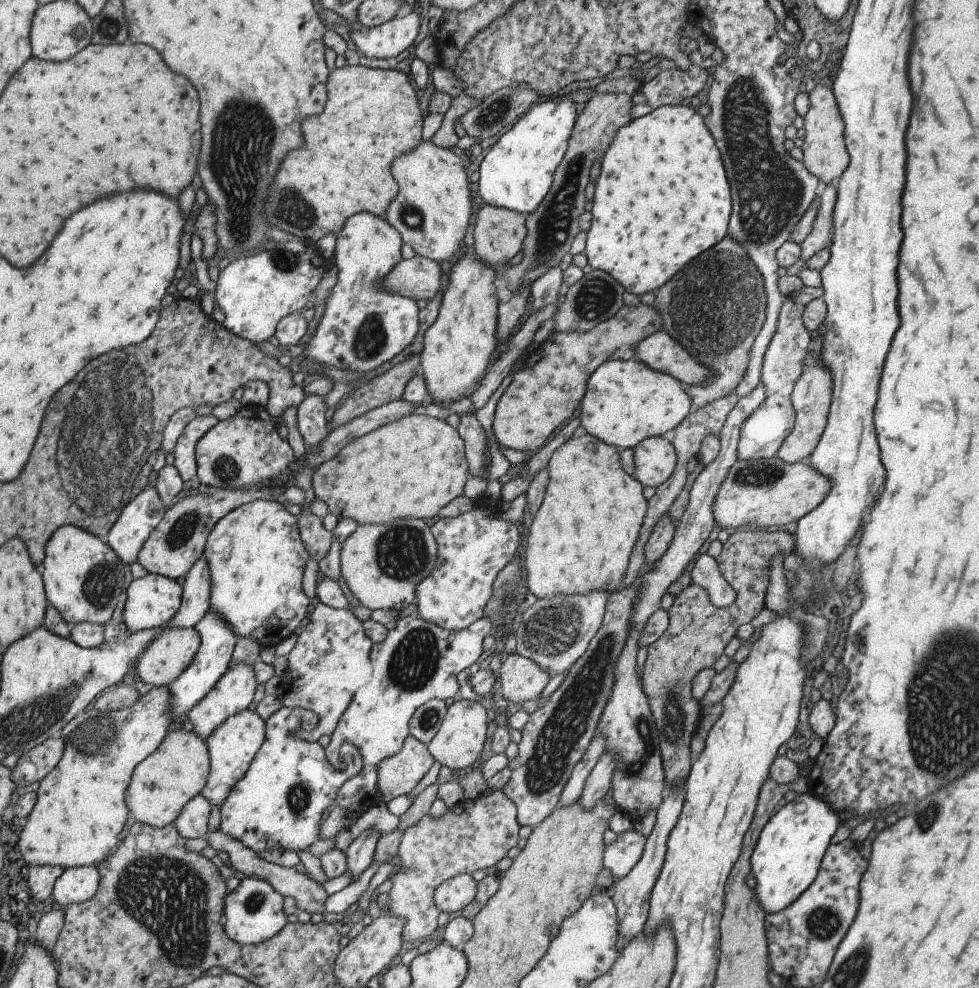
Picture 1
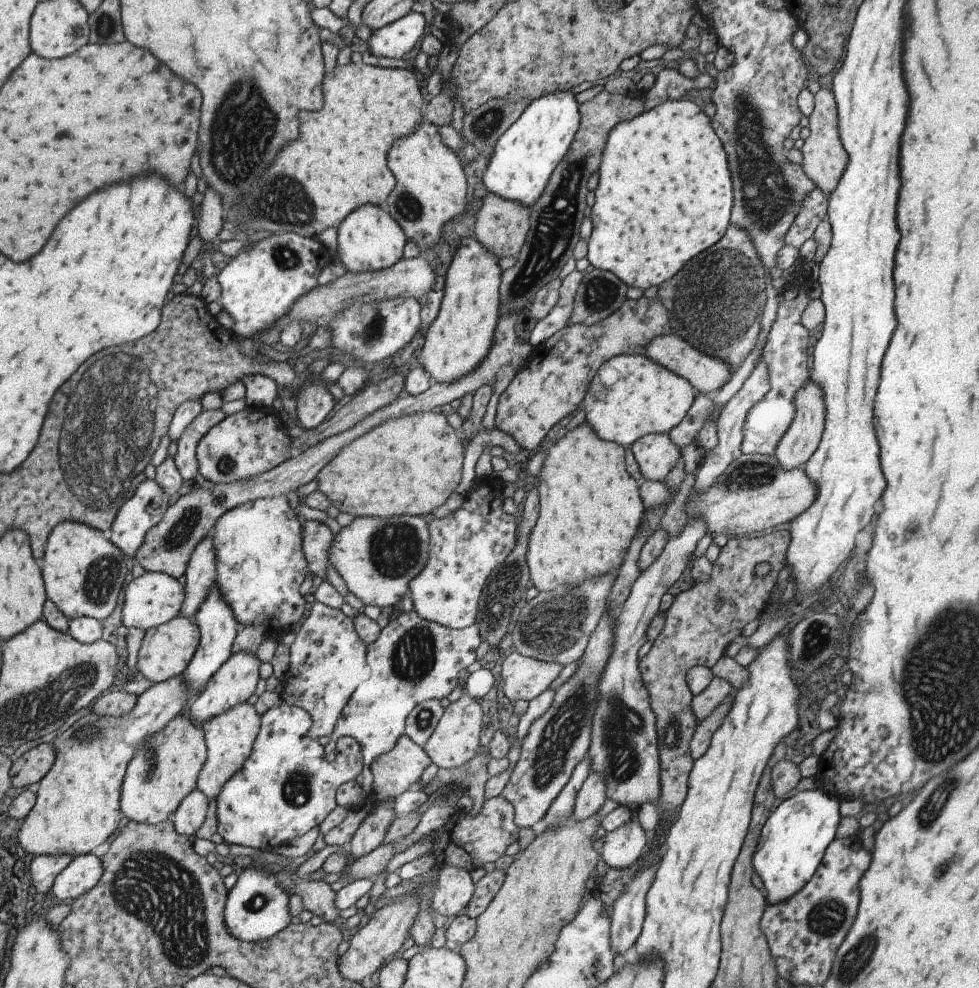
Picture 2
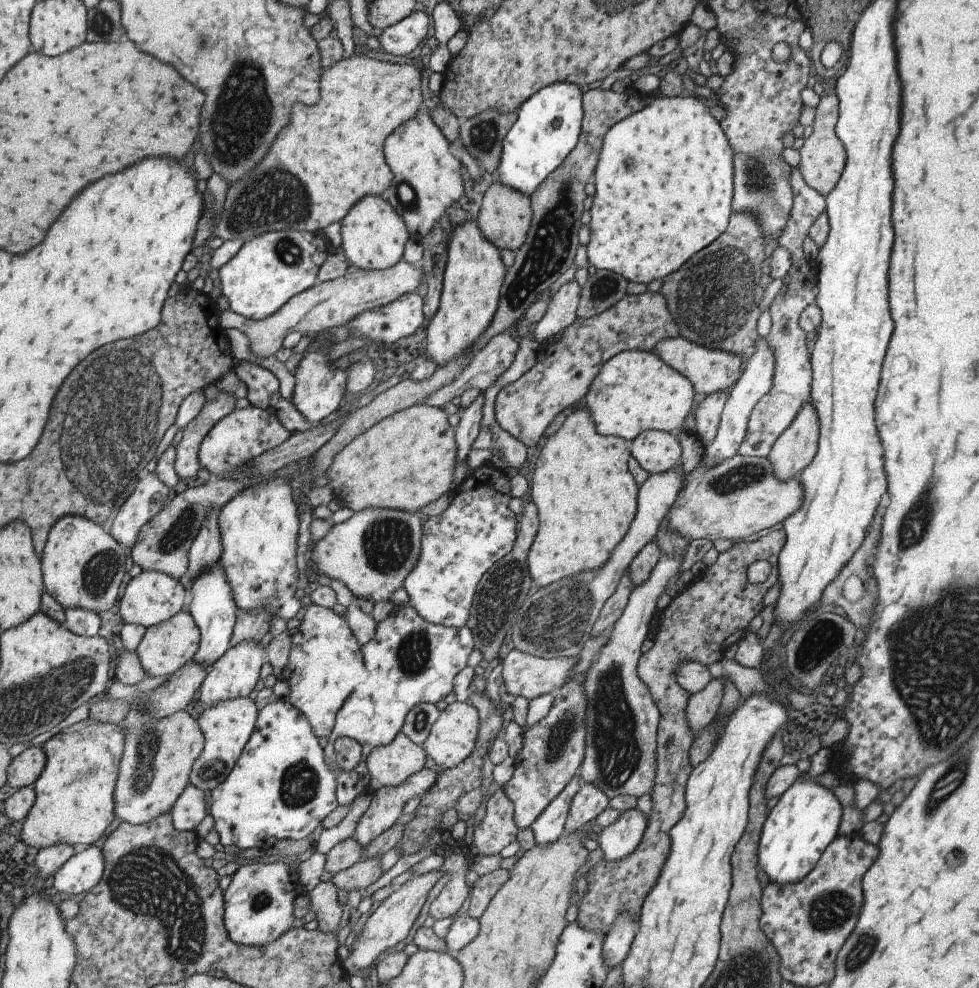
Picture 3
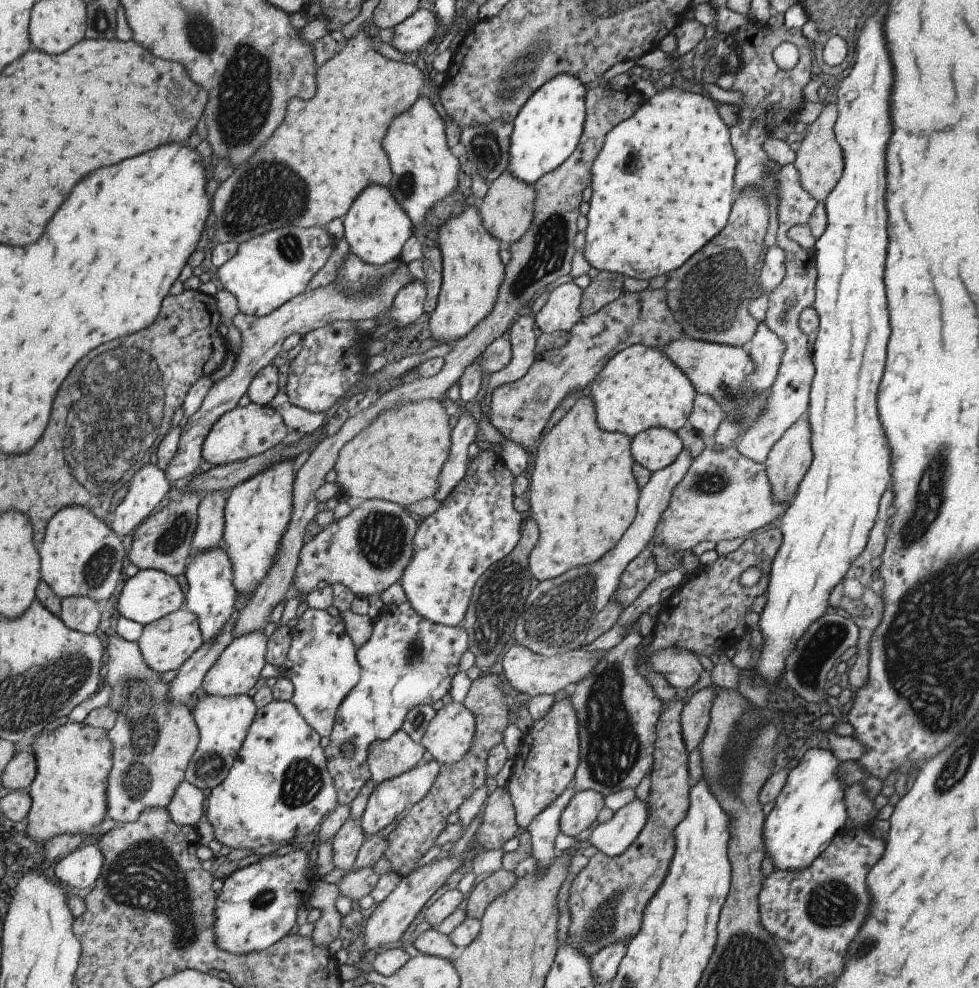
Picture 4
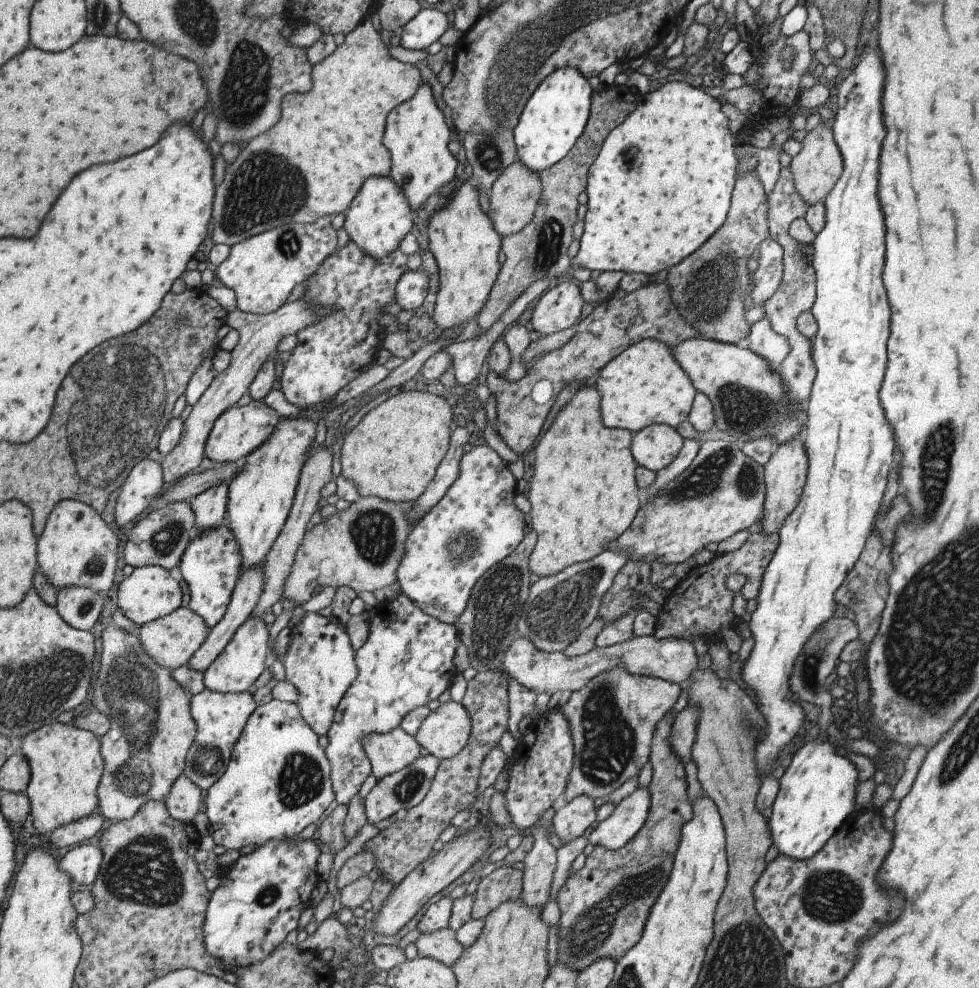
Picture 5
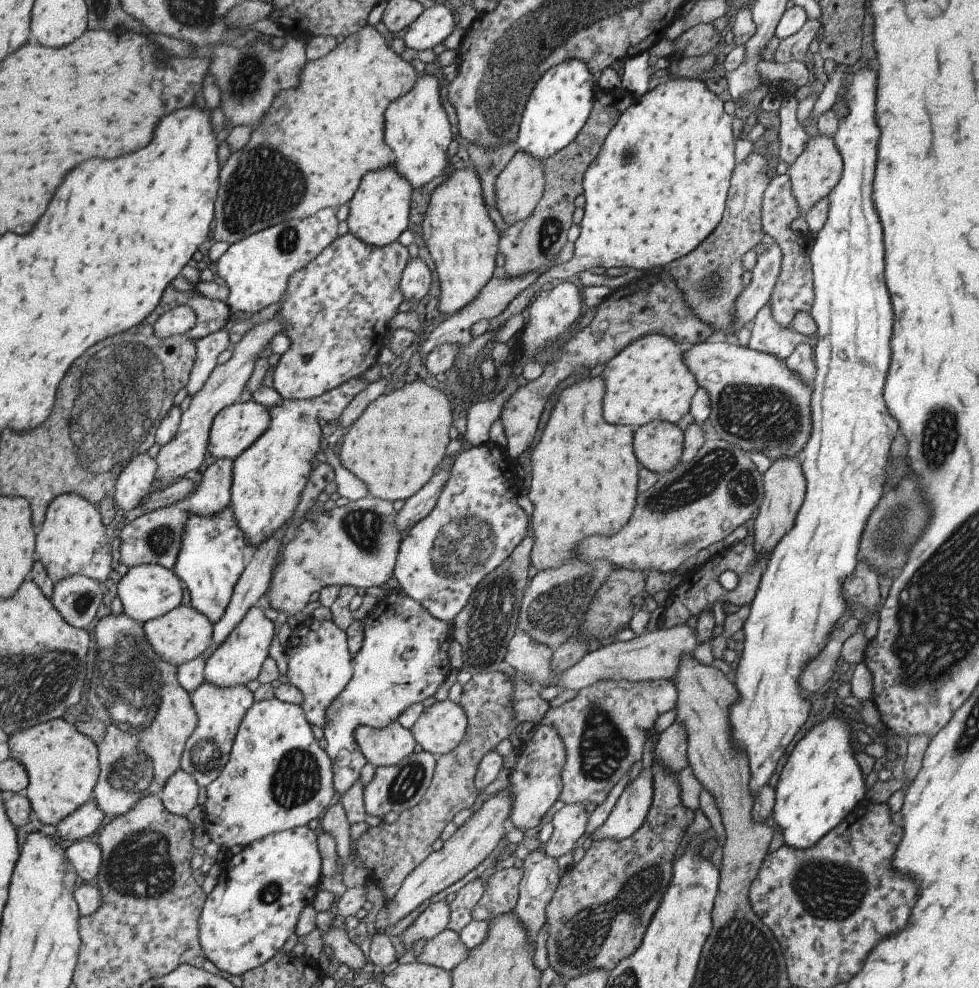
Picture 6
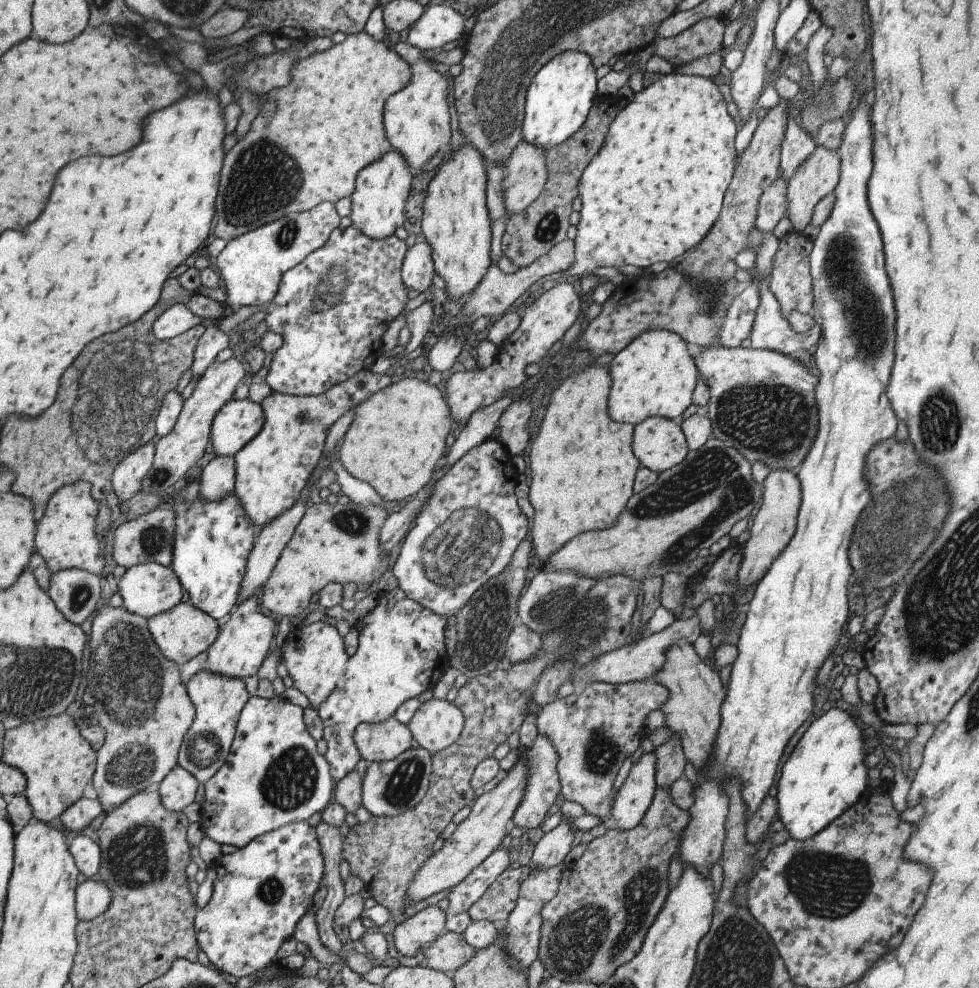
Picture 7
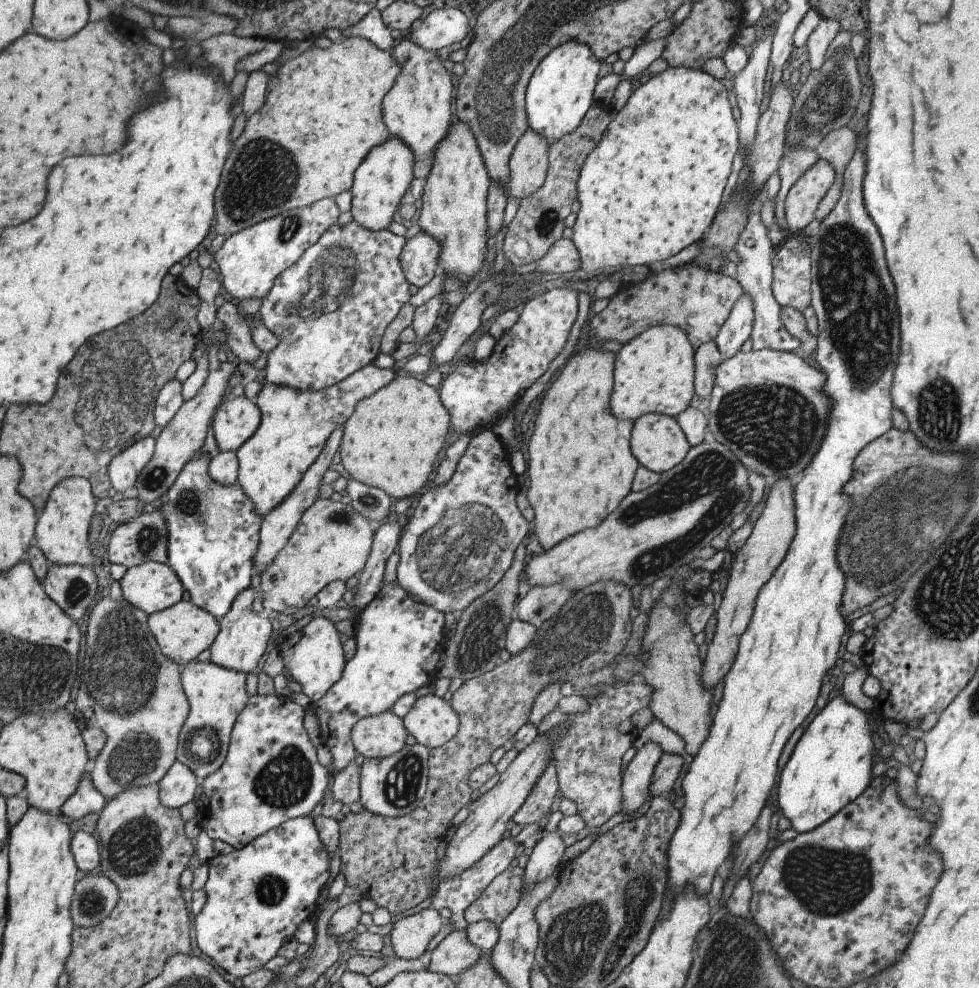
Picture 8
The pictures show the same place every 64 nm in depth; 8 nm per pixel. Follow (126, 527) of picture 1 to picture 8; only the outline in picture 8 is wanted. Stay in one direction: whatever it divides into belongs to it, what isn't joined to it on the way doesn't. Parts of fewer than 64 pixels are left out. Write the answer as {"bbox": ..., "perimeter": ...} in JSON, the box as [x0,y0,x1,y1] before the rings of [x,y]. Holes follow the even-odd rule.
{"bbox":[108,435,155,492],"perimeter":[[[151,435],[138,439],[121,450],[108,465],[111,485],[124,492],[135,485],[141,470],[147,465],[155,451],[155,440]]]}

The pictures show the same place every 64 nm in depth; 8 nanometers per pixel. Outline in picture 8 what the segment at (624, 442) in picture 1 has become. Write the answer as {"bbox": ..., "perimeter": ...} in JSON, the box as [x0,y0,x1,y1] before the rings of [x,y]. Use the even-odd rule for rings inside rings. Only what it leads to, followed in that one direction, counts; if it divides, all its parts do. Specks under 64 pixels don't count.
{"bbox":[610,325,695,420],"perimeter":[[[676,325],[647,328],[628,342],[616,358],[614,394],[610,400],[616,418],[636,420],[642,414],[660,413],[676,417],[695,394],[694,348],[686,333]]]}

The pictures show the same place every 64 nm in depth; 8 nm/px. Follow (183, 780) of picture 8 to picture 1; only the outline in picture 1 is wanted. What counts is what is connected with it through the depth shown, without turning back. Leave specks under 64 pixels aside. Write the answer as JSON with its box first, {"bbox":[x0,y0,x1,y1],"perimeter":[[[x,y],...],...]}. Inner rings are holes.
{"bbox":[176,793,212,838],"perimeter":[[[198,793],[183,806],[179,817],[176,817],[177,831],[185,838],[200,838],[207,836],[207,824],[212,805],[202,793]]]}

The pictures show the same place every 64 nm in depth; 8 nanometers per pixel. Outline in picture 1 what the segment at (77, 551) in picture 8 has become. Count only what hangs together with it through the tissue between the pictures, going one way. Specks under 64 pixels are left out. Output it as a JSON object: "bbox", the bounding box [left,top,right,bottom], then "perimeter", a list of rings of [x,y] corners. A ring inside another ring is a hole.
{"bbox":[40,525,130,626],"perimeter":[[[62,525],[48,539],[40,569],[48,602],[68,624],[88,621],[104,626],[114,614],[130,565],[94,533],[74,525]]]}

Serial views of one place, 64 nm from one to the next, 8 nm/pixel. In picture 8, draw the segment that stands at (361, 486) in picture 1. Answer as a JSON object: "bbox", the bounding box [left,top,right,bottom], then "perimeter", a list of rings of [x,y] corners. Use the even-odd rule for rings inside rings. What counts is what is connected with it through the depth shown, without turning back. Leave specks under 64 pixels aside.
{"bbox":[339,373,451,499],"perimeter":[[[397,373],[392,382],[356,404],[352,416],[343,426],[339,467],[346,469],[354,480],[381,488],[392,499],[417,494],[426,486],[434,470],[436,455],[442,450],[446,434],[451,430],[450,421],[450,413],[444,408],[439,389],[424,383],[419,376]]]}

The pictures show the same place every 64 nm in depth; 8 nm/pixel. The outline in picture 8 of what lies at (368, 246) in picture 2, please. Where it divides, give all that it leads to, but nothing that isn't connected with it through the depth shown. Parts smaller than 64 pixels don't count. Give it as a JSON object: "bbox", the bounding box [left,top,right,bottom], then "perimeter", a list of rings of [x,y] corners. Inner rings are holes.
{"bbox":[351,136,415,231],"perimeter":[[[390,136],[381,145],[376,145],[356,169],[351,186],[351,212],[353,219],[366,228],[379,231],[388,229],[394,221],[394,212],[411,185],[415,156],[412,149],[400,137]]]}

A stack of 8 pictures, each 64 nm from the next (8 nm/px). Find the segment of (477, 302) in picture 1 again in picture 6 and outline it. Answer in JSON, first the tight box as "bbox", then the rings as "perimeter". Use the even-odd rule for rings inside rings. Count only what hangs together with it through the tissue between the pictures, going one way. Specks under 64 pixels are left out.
{"bbox":[421,166,499,315],"perimeter":[[[472,166],[462,169],[454,169],[448,172],[448,176],[442,181],[440,180],[437,187],[433,188],[427,211],[421,224],[421,232],[425,240],[425,246],[429,250],[432,260],[435,264],[435,273],[439,276],[439,285],[441,293],[438,312],[446,315],[459,313],[476,295],[484,285],[491,280],[495,274],[496,254],[499,250],[498,229],[488,215],[485,200],[483,197],[483,186],[479,172]]]}

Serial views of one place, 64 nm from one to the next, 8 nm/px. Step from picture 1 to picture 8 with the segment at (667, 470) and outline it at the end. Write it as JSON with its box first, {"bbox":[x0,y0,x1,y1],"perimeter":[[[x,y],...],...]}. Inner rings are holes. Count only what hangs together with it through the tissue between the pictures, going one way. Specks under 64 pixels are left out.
{"bbox":[630,413,690,474],"perimeter":[[[648,413],[644,418],[634,422],[630,448],[640,465],[662,474],[684,460],[690,445],[675,417],[660,413]]]}

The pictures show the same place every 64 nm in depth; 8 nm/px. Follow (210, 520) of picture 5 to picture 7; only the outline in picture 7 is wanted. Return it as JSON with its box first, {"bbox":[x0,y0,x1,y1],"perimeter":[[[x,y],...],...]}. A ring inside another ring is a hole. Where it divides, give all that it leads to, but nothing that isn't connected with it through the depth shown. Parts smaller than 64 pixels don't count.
{"bbox":[201,455,235,500],"perimeter":[[[217,455],[203,468],[201,474],[201,499],[220,500],[235,488],[235,457]]]}

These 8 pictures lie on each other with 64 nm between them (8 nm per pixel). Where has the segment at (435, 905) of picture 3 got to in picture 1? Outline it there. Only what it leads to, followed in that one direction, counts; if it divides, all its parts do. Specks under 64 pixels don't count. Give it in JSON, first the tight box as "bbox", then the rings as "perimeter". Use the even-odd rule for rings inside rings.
{"bbox":[433,873,478,912],"perimeter":[[[460,873],[448,878],[436,888],[433,894],[440,912],[458,912],[474,900],[478,885],[471,874]]]}

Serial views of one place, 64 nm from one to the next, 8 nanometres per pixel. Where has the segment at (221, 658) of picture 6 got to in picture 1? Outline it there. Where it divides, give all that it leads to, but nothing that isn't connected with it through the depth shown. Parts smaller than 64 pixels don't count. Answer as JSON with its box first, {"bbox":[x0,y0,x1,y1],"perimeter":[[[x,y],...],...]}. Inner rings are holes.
{"bbox":[188,663,256,742],"perimeter":[[[238,663],[233,667],[228,667],[219,681],[210,689],[210,692],[196,703],[194,709],[188,716],[188,726],[206,742],[211,737],[211,732],[220,725],[224,720],[230,718],[233,714],[248,709],[256,694],[256,678],[254,677],[253,665]]]}

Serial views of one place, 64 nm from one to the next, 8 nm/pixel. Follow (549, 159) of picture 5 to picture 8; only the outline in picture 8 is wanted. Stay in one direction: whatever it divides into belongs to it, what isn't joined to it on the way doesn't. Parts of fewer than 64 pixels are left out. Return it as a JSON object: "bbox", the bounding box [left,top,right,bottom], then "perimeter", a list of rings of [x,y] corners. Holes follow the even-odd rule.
{"bbox":[525,41,601,143],"perimeter":[[[566,41],[553,48],[540,61],[526,88],[525,109],[529,128],[552,143],[576,130],[592,107],[601,62],[588,45],[578,41]]]}

